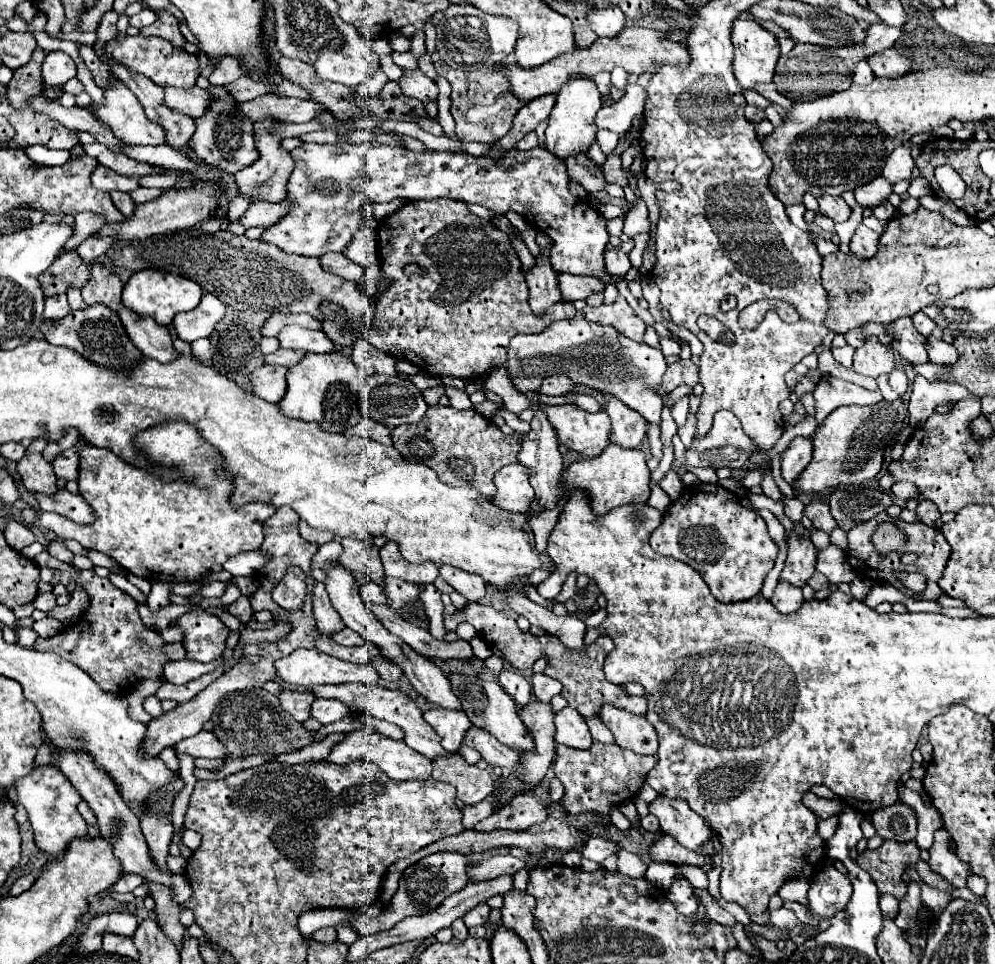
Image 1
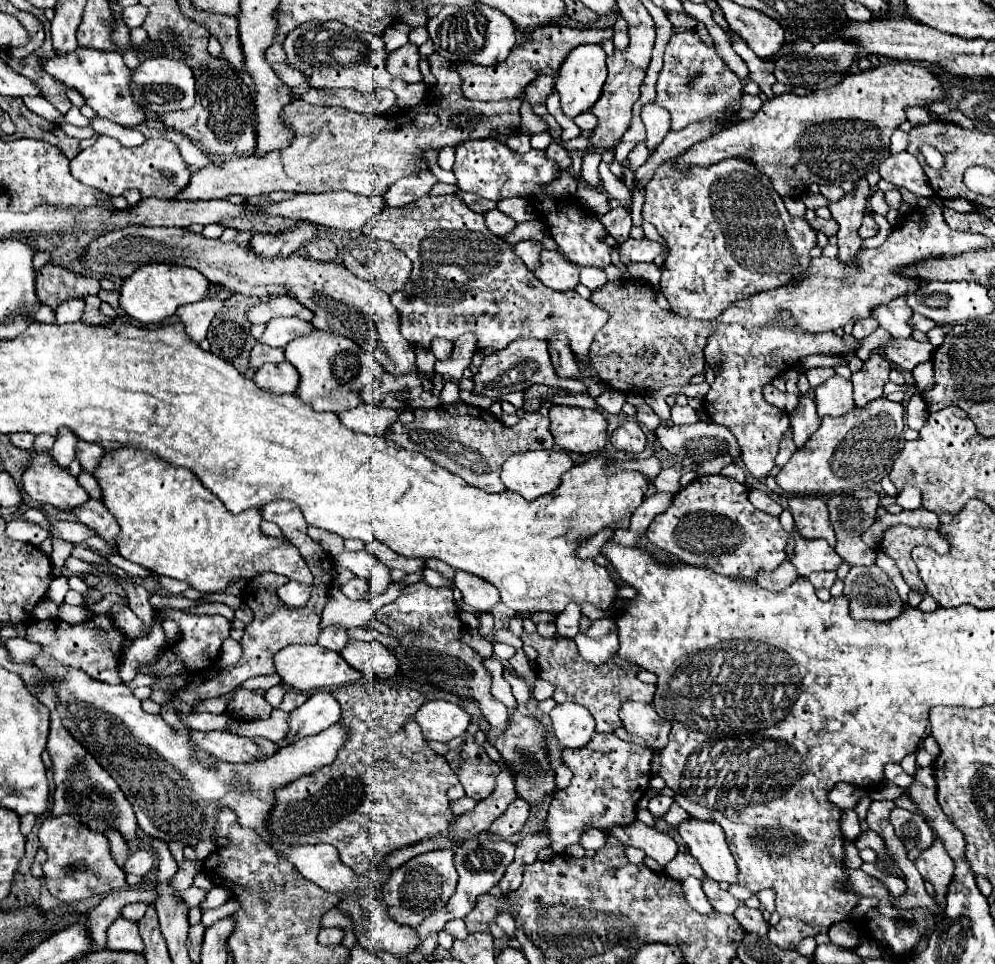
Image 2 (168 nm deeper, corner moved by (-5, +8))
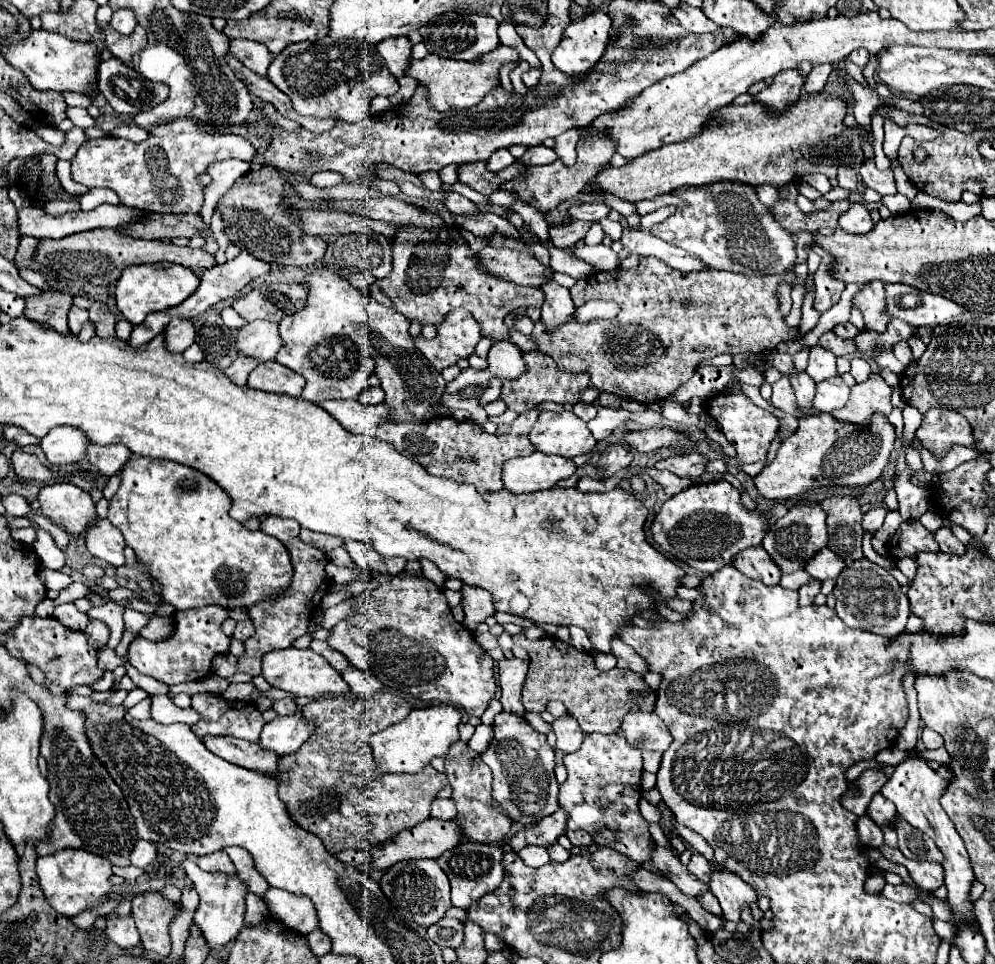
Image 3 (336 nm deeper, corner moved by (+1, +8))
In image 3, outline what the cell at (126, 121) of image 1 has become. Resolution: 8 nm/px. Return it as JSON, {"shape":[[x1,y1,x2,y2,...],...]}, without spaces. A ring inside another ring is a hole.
{"shape":[[37,29,31,33,29,39,11,45,9,49,3,49,3,55,13,67,21,69,29,77,33,87,39,91,57,91,57,93,73,91,81,95,99,93,97,89,99,55,97,55,97,47,91,43,71,41,65,35]]}

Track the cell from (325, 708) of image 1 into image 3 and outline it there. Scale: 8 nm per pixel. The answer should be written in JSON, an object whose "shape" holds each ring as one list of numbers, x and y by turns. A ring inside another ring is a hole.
{"shape":[[295,711,291,715,277,717,265,723,259,743,265,749,271,749,279,757,283,757,295,753,295,749,309,739,313,727,315,727,313,721,305,721,305,717,301,717,301,711]]}

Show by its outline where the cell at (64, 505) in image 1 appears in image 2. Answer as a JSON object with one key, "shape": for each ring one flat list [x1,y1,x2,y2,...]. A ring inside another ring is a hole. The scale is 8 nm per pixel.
{"shape":[[89,499,85,507,79,507,73,511,77,515,77,519,81,523,85,523,89,529,93,529,111,549,117,549,117,535,119,535,119,525,115,521,115,517,107,511,107,507,97,501,97,499]]}

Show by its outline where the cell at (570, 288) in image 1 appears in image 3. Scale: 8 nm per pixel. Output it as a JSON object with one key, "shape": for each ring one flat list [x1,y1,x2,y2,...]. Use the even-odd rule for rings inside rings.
{"shape":[[485,247,479,251,479,261,495,277,505,277,517,285,541,287,553,279,551,267,537,261,533,253,521,253,507,247]]}

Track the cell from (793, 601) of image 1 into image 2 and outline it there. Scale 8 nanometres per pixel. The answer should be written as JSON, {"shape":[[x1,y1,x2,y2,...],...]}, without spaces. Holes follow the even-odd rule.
{"shape":[[783,561,775,571,769,571,769,573,759,573,757,577,757,583,763,587,763,589,769,589,769,591,779,591,779,589,785,589,787,585,791,585,791,581,797,579,797,573,795,573,795,567,793,563,789,561]]}

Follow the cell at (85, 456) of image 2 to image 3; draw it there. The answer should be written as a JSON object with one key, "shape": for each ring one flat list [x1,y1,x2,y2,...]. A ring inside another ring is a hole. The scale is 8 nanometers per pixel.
{"shape":[[89,445,87,449,87,461,105,477,119,473,129,457,131,451,125,445]]}

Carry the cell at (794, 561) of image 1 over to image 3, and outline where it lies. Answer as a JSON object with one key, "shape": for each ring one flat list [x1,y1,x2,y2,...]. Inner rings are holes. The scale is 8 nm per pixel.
{"shape":[[821,549,821,553,817,553,815,557,811,557,809,561,805,561,805,571,819,579,819,581,825,581,825,579,835,579,841,571,843,571,845,563,843,559,839,559,831,549]]}

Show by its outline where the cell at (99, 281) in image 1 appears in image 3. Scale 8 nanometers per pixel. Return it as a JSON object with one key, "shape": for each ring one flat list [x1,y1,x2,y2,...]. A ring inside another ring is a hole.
{"shape":[[93,301,89,307,89,319,95,323,95,333,101,337,113,337,115,335,115,323,117,317,109,309,105,301]]}

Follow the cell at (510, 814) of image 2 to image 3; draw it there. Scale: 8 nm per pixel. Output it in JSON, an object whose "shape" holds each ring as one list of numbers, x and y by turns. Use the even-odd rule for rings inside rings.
{"shape":[[455,741,445,757,445,773,449,779,449,785,453,789,453,801,457,805,457,821,465,833,467,839,479,841,479,843,501,843,503,837,509,833,513,819,505,817,505,813,497,813,497,809,489,809,491,797,491,781,493,775,489,773,489,767,481,761,479,753,469,749,465,741]]}

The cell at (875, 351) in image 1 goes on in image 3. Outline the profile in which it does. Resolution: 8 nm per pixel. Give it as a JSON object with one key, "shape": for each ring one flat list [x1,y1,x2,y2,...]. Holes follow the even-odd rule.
{"shape":[[871,373,871,377,865,383,857,383,851,387,847,405,843,409,837,409,833,417,855,425,869,425,869,417,873,413,891,413,891,391,893,389,883,381,879,373]]}

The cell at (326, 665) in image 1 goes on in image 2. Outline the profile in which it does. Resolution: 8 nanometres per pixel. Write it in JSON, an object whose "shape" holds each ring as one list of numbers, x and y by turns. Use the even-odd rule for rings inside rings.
{"shape":[[291,645,275,653,273,657,275,671,283,679,283,683,291,685,297,691,315,691,315,689,325,689,325,687,341,687,349,683,357,683,361,677,343,661,343,657,335,651,323,649,321,645]]}

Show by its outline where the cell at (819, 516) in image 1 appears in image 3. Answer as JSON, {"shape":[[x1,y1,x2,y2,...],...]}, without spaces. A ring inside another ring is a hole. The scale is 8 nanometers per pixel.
{"shape":[[797,505,789,509,785,517,777,519,771,525,769,533,763,539,763,549,773,557,773,561,777,561,783,573,803,569,803,563,817,551,821,551,825,545,827,545,827,525,825,525,825,511,821,509,821,505]]}

